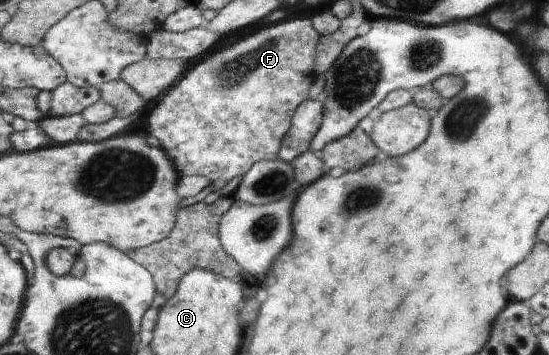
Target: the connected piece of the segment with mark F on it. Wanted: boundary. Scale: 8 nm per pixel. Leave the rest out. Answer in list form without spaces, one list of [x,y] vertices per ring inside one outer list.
[[[312,18],[303,19],[289,19],[287,21],[280,21],[279,23],[267,25],[251,35],[241,38],[233,45],[225,47],[225,49],[217,49],[213,52],[211,57],[203,59],[198,65],[185,71],[185,77],[177,80],[173,87],[169,88],[157,101],[155,101],[154,108],[148,115],[148,133],[157,137],[161,141],[161,147],[167,149],[169,157],[173,157],[175,165],[179,167],[181,175],[205,175],[210,183],[213,181],[230,181],[237,176],[243,176],[257,161],[271,161],[271,159],[278,159],[278,153],[281,147],[281,140],[291,127],[291,113],[295,113],[295,109],[307,99],[309,95],[309,87],[315,79],[315,57],[317,57],[317,42],[319,41],[319,33],[313,29]]]

